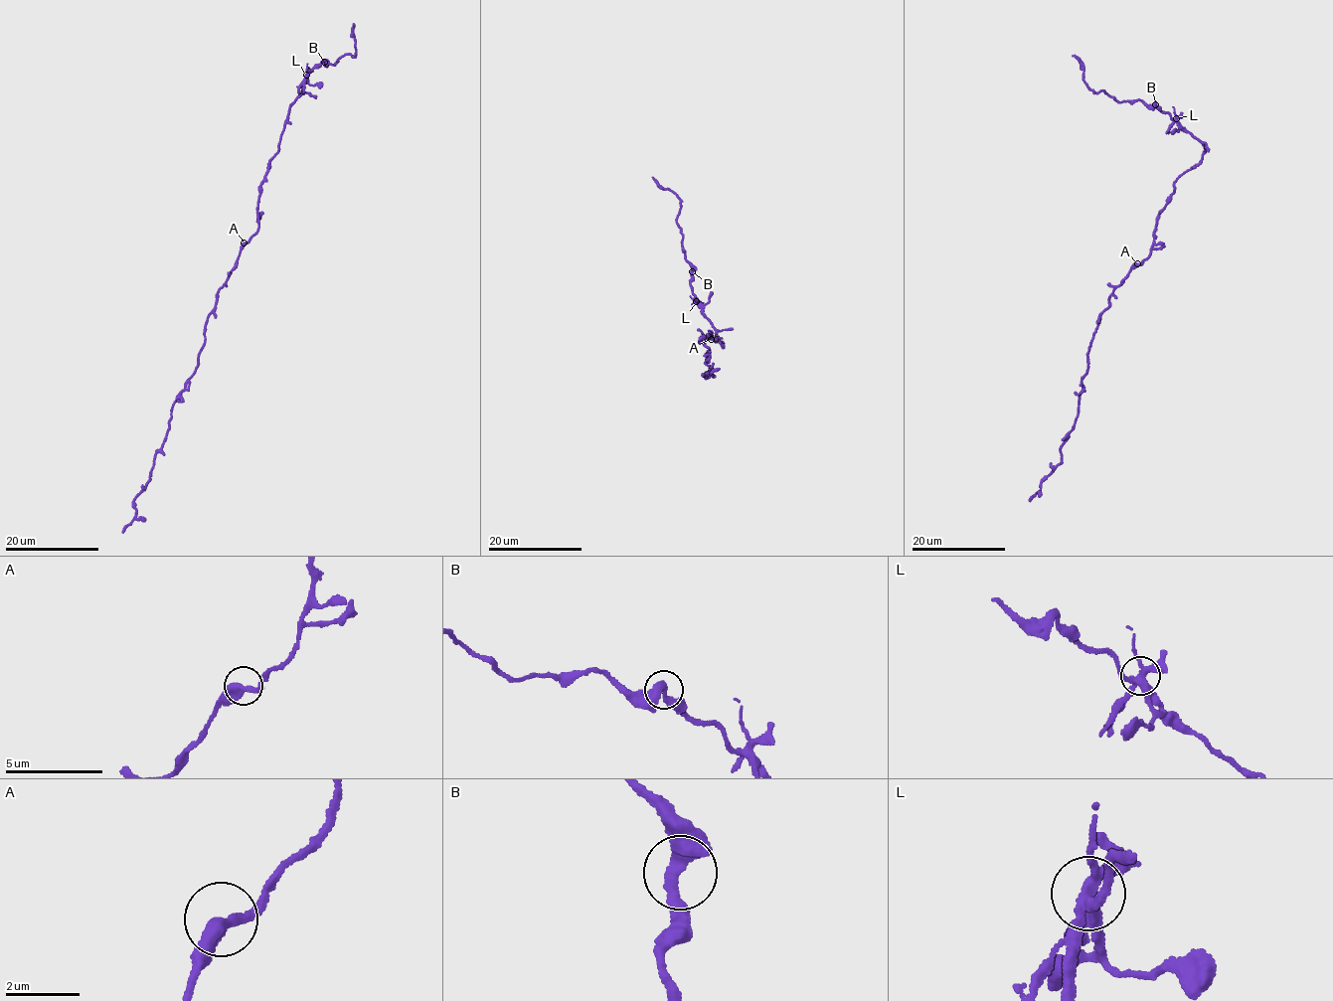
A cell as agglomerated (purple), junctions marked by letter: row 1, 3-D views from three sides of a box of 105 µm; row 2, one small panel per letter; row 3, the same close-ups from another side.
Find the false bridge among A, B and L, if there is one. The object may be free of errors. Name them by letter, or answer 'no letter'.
L

